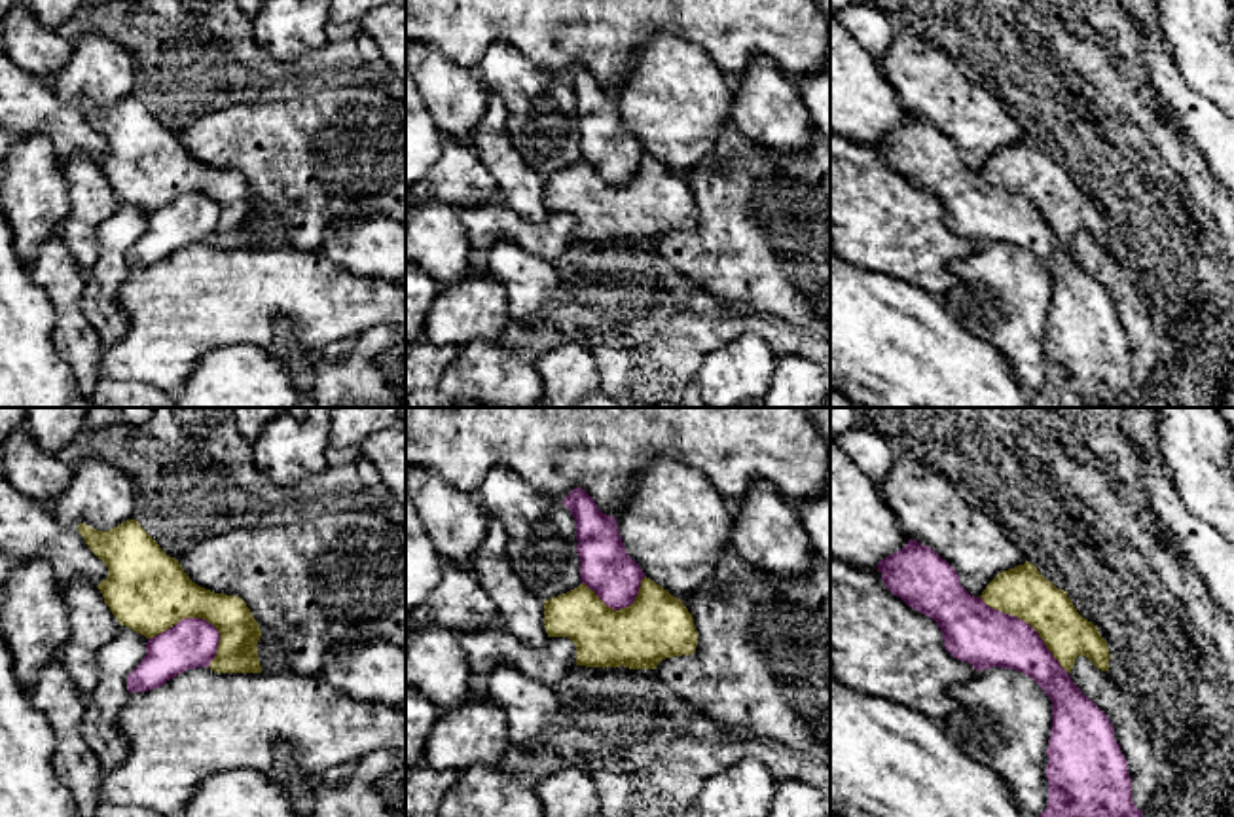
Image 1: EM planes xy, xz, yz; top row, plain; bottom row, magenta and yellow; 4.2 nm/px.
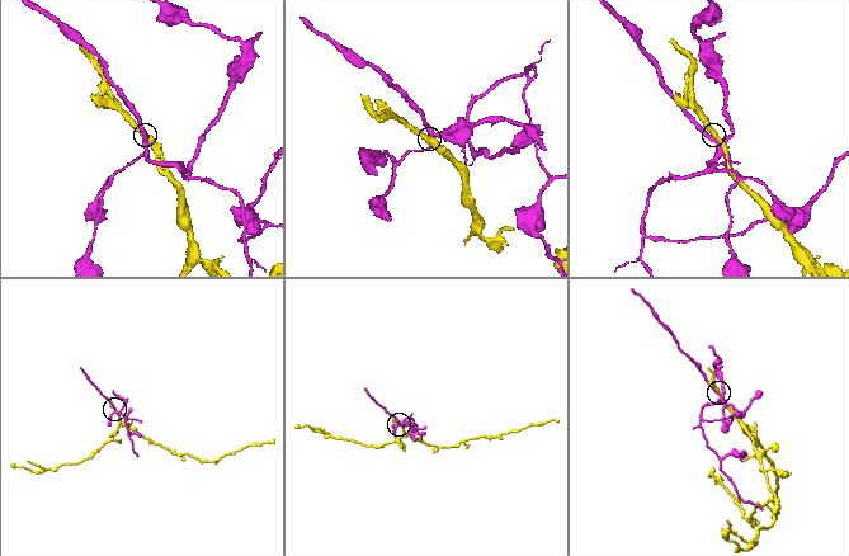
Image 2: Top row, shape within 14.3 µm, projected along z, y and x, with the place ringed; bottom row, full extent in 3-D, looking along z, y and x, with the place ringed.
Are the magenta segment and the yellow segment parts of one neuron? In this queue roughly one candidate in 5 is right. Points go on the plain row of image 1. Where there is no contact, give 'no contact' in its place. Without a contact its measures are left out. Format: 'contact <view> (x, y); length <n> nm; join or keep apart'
contact xy (184, 194); length 320 nm; keep apart

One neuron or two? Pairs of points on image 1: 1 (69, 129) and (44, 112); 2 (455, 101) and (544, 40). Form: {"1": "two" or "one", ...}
{"1": "one", "2": "two"}

